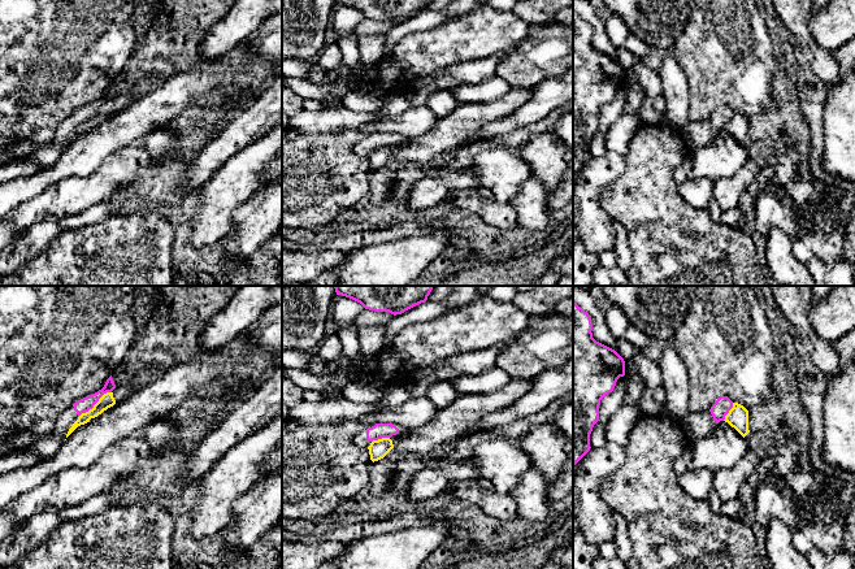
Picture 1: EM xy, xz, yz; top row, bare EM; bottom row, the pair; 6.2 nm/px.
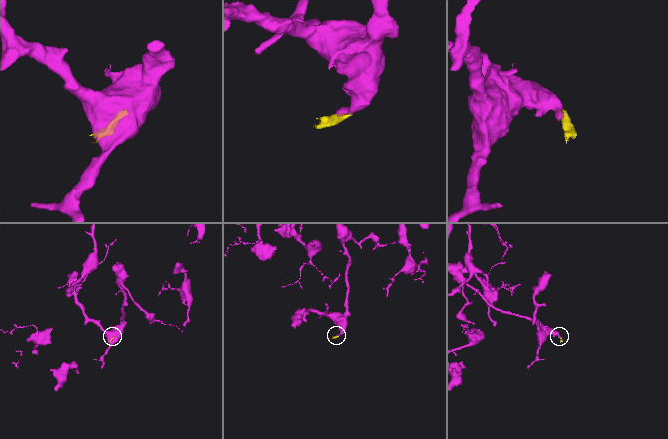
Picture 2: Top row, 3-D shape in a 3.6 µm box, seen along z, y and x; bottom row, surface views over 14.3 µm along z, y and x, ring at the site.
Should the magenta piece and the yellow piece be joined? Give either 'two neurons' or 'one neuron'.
two neurons

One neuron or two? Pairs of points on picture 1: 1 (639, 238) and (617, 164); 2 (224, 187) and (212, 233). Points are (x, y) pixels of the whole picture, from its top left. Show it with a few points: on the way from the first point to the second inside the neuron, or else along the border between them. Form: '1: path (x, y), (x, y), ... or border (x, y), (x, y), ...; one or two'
1: border (625, 156), (625, 169), (602, 190), (600, 196); two
2: path (218, 199), (212, 221); one

